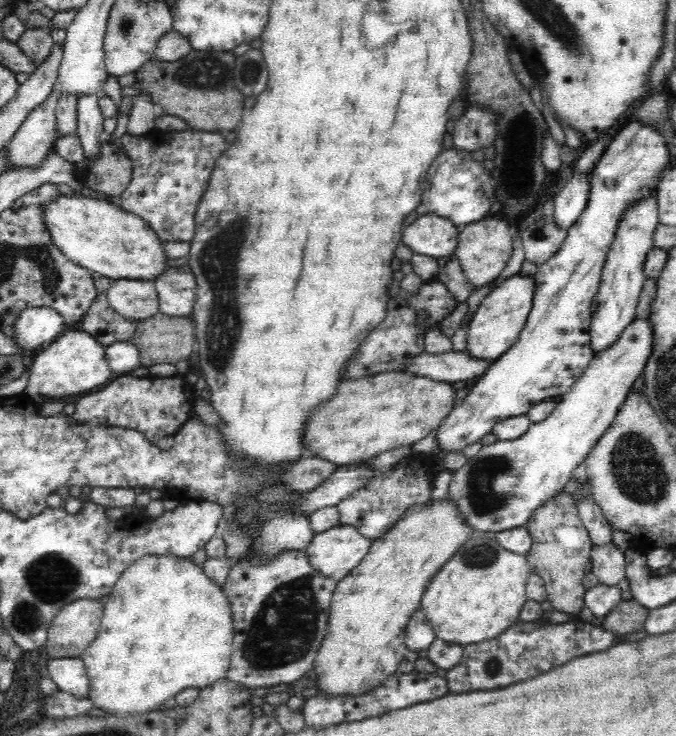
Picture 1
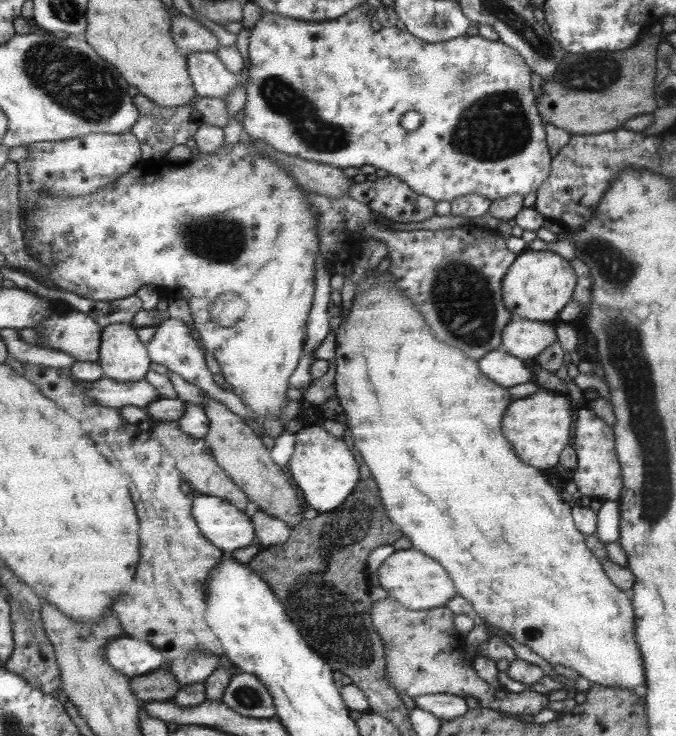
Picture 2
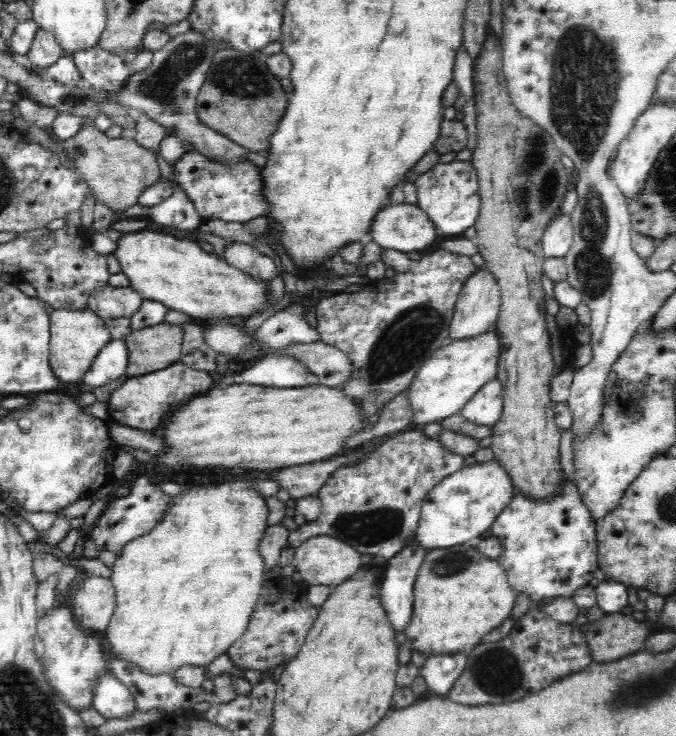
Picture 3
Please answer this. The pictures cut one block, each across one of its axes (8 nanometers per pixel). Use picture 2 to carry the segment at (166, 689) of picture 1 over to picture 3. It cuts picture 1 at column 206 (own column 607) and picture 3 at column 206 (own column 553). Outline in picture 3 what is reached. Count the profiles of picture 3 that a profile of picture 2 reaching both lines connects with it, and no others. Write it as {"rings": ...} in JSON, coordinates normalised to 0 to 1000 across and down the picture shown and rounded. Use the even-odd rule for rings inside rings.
{"rings":[[[346,652],[340,658],[328,656],[325,663],[281,663],[275,674],[257,677],[257,688],[249,696],[249,701],[241,698],[232,713],[214,724],[213,728],[203,730],[201,734],[185,739],[180,750],[167,765],[167,774],[161,788],[170,803],[172,823],[154,856],[154,870],[160,870],[160,883],[172,897],[195,901],[201,909],[210,910],[216,917],[232,918],[249,916],[256,918],[266,908],[294,906],[303,908],[317,894],[336,886],[337,880],[364,859],[368,842],[379,826],[385,800],[389,796],[389,780],[392,769],[389,757],[382,749],[383,734],[389,731],[391,712],[393,712],[393,688],[385,674],[373,668],[361,658],[361,652]]]}

